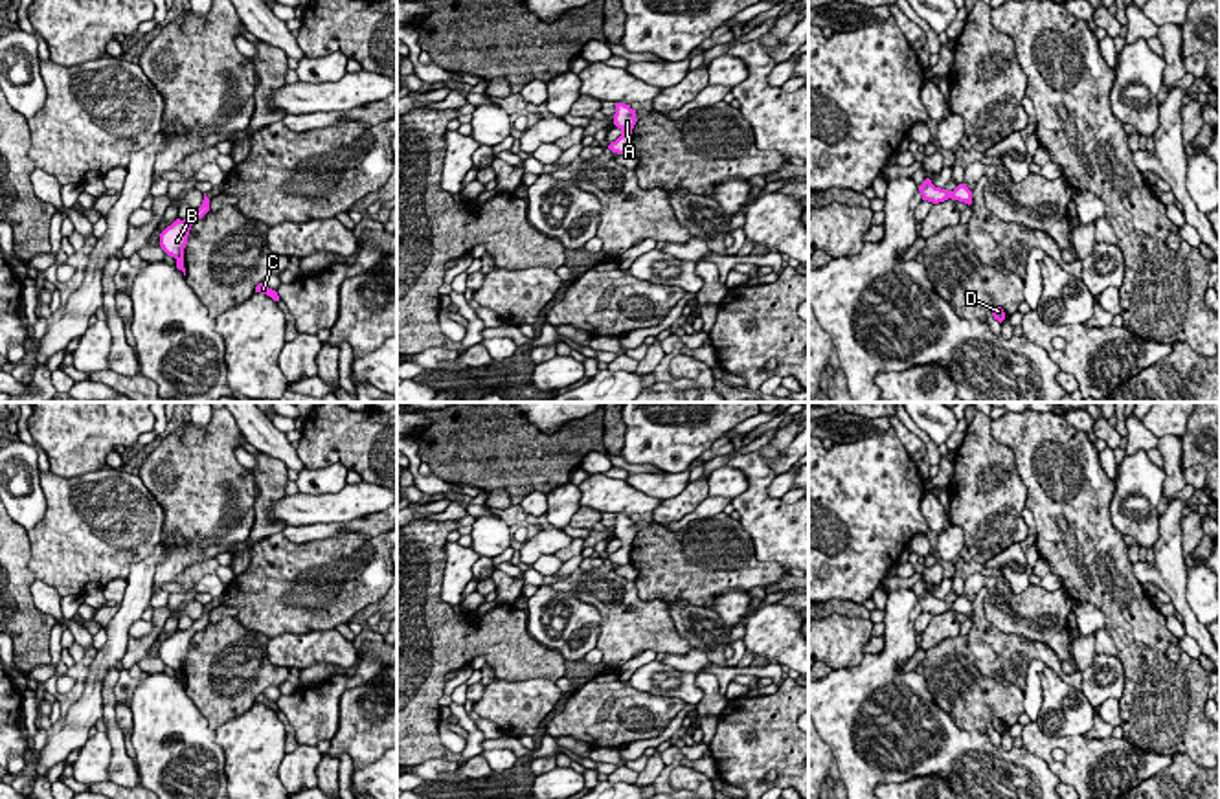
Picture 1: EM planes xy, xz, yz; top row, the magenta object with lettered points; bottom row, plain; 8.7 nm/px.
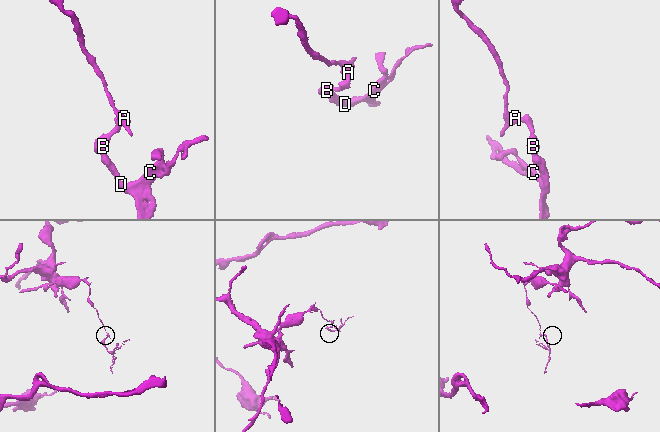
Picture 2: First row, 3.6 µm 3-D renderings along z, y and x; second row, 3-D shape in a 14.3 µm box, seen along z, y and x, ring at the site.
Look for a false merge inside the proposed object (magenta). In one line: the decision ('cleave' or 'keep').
keep

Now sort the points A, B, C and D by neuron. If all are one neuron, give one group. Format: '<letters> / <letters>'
A B C D

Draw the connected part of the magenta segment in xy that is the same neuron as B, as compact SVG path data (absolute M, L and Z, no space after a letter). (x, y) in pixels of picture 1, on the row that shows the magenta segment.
M204 193L204 200L202 206L198 209L193 209L193 215L180 220L176 219L171 226L167 226L162 233L160 233L160 246L162 250L176 259L176 268L184 272L186 276L186 268L184 268L184 248L187 244L187 235L191 226L202 219L206 213L209 211L209 198Z

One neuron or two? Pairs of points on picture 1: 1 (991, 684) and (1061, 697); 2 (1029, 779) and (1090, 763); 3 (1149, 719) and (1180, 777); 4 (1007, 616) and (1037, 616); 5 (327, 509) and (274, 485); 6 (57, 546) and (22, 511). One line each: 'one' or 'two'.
1: two
2: two
3: two
4: one
5: two
6: two

